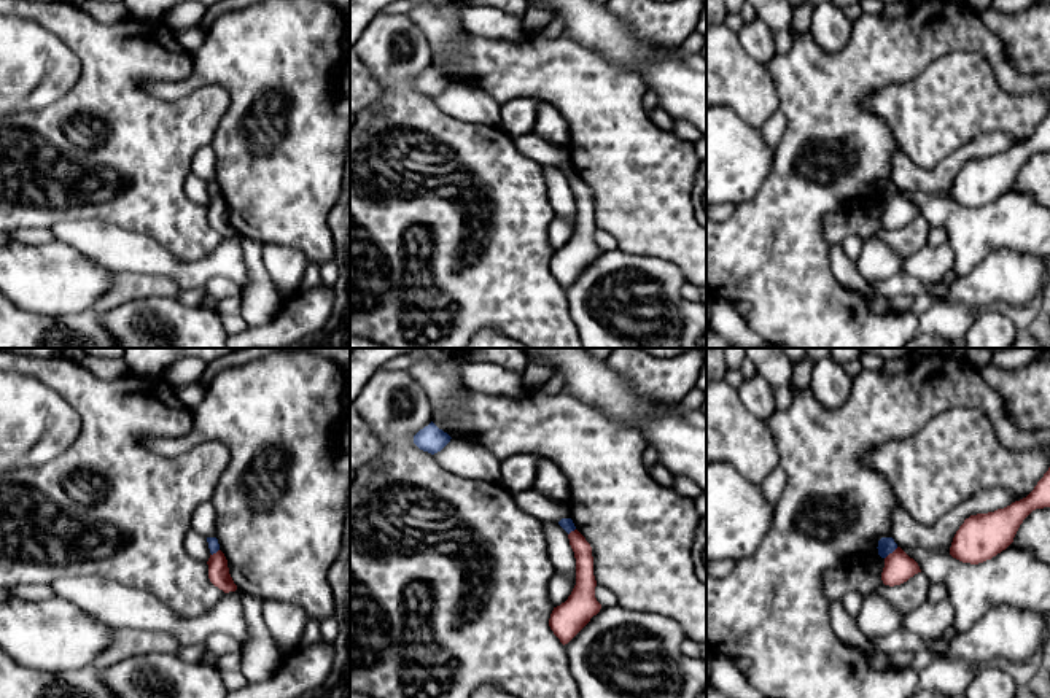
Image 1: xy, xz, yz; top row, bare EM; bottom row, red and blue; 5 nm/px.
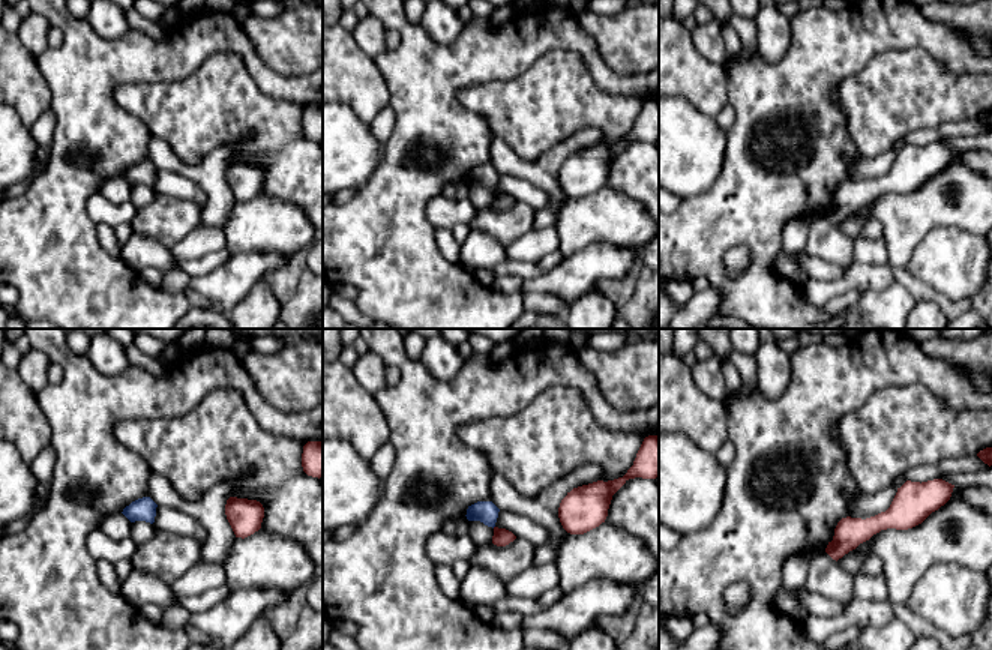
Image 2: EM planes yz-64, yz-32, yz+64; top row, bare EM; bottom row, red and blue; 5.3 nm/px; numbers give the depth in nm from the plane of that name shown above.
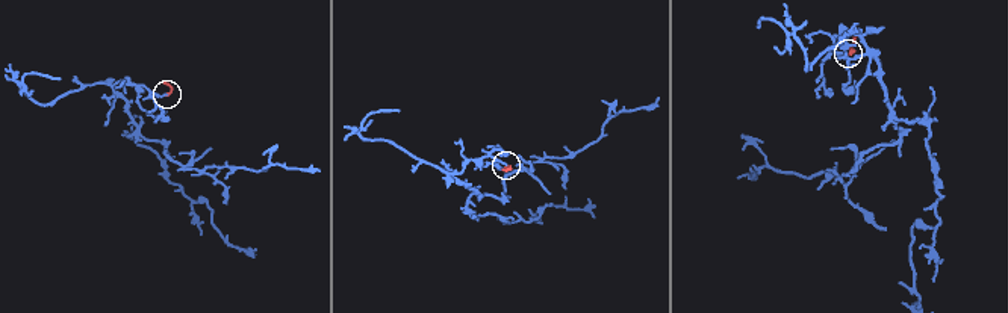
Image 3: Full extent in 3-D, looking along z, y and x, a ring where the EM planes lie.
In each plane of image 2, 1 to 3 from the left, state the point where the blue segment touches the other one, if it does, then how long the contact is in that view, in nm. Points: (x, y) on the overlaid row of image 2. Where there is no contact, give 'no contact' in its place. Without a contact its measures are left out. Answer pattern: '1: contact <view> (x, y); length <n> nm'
1: no contact
2: no contact
3: no contact

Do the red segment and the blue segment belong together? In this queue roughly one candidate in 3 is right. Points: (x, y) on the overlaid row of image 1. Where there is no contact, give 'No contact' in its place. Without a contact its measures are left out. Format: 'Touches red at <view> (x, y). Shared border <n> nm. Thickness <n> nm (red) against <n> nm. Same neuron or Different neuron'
Touches red at yz (893, 552). Shared border 90 nm. Thickness 150 nm (red) against 90 nm. Different neuron

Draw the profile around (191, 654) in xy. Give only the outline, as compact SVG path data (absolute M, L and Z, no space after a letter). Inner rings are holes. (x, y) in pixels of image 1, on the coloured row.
M192 644L192 646L183 646L177 655L186 663L197 663L202 661L202 657L207 650L208 649L205 644Z

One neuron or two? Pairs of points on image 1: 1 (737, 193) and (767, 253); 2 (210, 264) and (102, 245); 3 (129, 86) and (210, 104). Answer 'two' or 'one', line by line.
1: two
2: one
3: one

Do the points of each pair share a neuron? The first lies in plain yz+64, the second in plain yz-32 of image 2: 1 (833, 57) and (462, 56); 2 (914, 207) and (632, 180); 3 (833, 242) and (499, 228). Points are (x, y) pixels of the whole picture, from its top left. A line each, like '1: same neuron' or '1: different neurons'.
1: same neuron
2: different neurons
3: different neurons

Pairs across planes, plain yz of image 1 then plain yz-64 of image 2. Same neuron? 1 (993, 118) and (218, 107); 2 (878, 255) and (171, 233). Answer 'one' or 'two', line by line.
1: one
2: two

